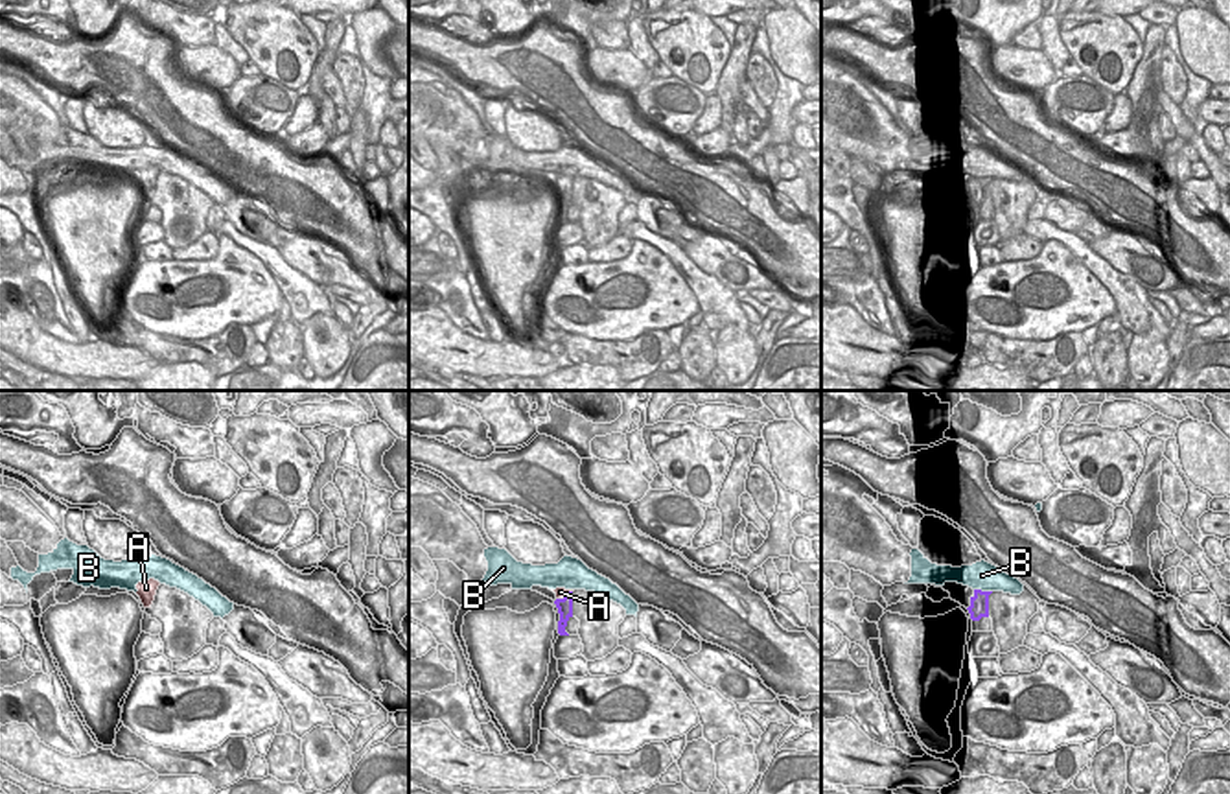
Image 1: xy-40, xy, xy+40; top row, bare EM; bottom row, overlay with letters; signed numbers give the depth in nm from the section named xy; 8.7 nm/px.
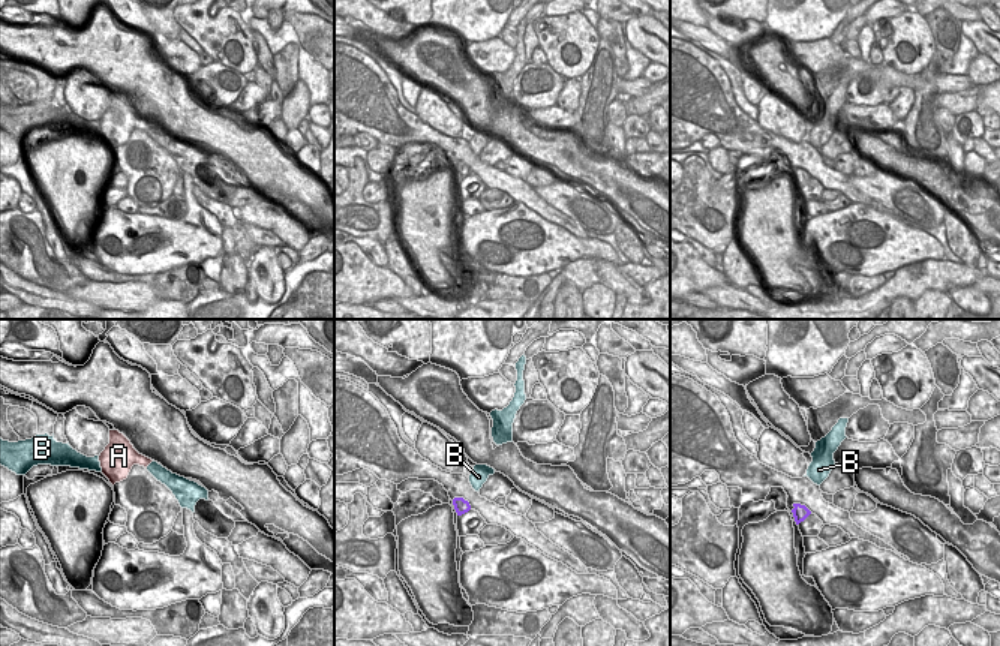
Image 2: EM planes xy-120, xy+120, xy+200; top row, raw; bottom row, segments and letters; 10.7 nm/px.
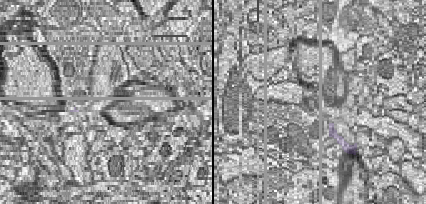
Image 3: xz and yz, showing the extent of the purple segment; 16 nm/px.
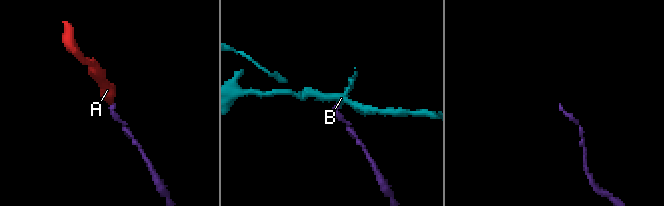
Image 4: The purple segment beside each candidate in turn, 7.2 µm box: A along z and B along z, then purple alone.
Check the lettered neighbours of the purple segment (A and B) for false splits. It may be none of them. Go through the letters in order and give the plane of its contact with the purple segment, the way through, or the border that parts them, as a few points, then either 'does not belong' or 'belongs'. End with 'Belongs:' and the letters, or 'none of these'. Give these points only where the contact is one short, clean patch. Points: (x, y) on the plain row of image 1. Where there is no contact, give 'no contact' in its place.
A: meets purple in xy; belongs
B: meets purple in xy+40; does not belong
Belongs: A

